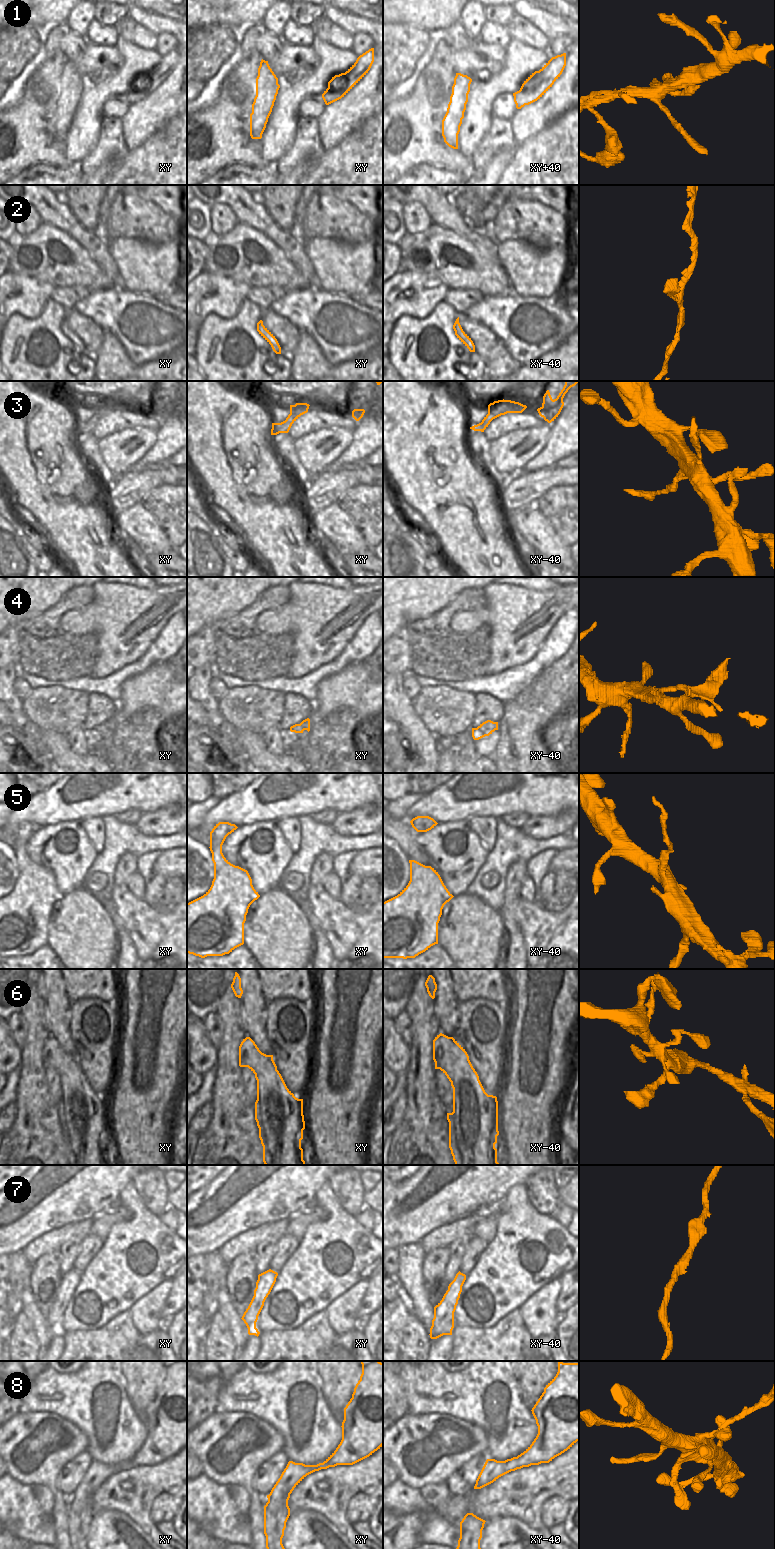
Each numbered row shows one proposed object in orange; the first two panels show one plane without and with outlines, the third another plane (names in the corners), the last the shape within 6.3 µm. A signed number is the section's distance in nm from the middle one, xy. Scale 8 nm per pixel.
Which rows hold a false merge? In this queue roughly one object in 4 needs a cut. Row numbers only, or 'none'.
1, 4

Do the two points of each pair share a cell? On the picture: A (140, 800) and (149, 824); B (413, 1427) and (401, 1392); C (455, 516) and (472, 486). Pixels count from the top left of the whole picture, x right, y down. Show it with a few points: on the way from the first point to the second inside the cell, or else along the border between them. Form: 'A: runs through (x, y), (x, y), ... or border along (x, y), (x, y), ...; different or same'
A: border along (167, 805), (142, 814); different
B: border along (432, 1412), (403, 1415), (394, 1421); different
C: runs through (457, 509), (457, 501), (465, 493); same

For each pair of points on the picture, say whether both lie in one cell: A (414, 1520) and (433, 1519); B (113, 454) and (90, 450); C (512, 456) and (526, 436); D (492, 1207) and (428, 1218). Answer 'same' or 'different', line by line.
A: different
B: different
C: same
D: same

